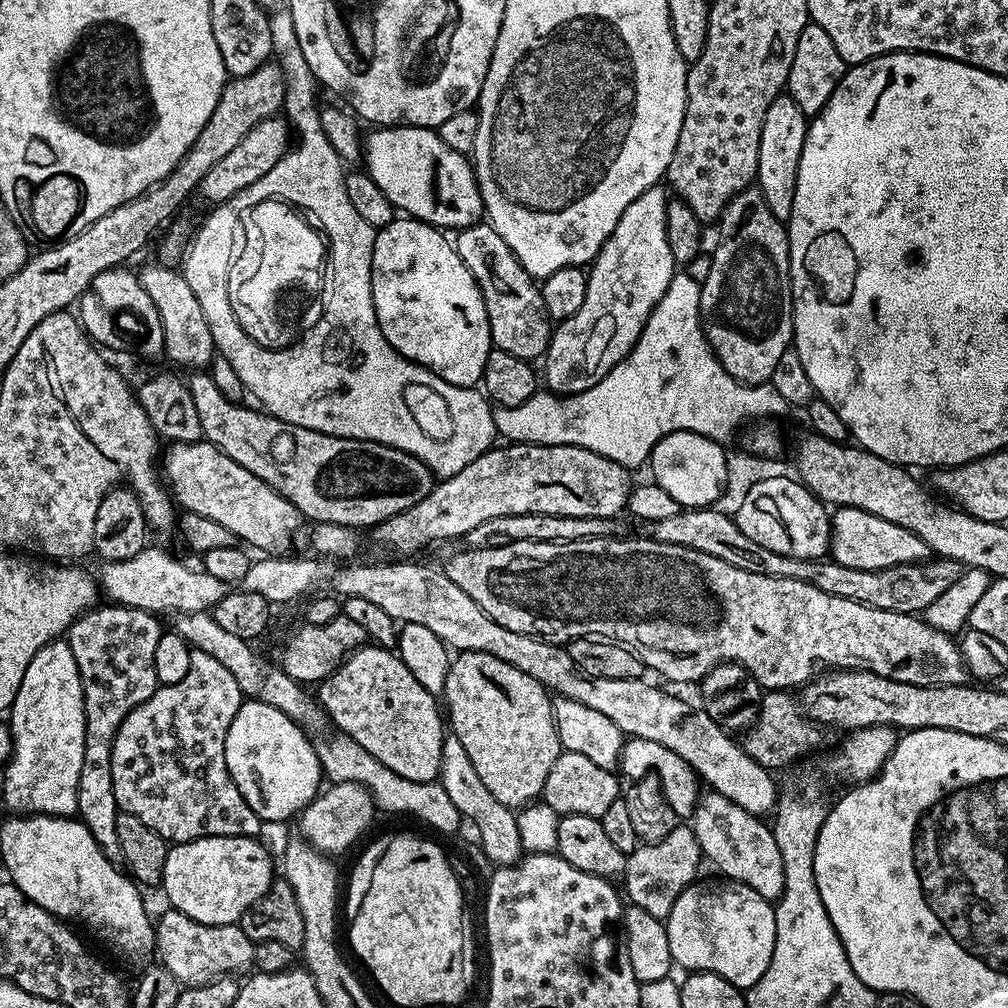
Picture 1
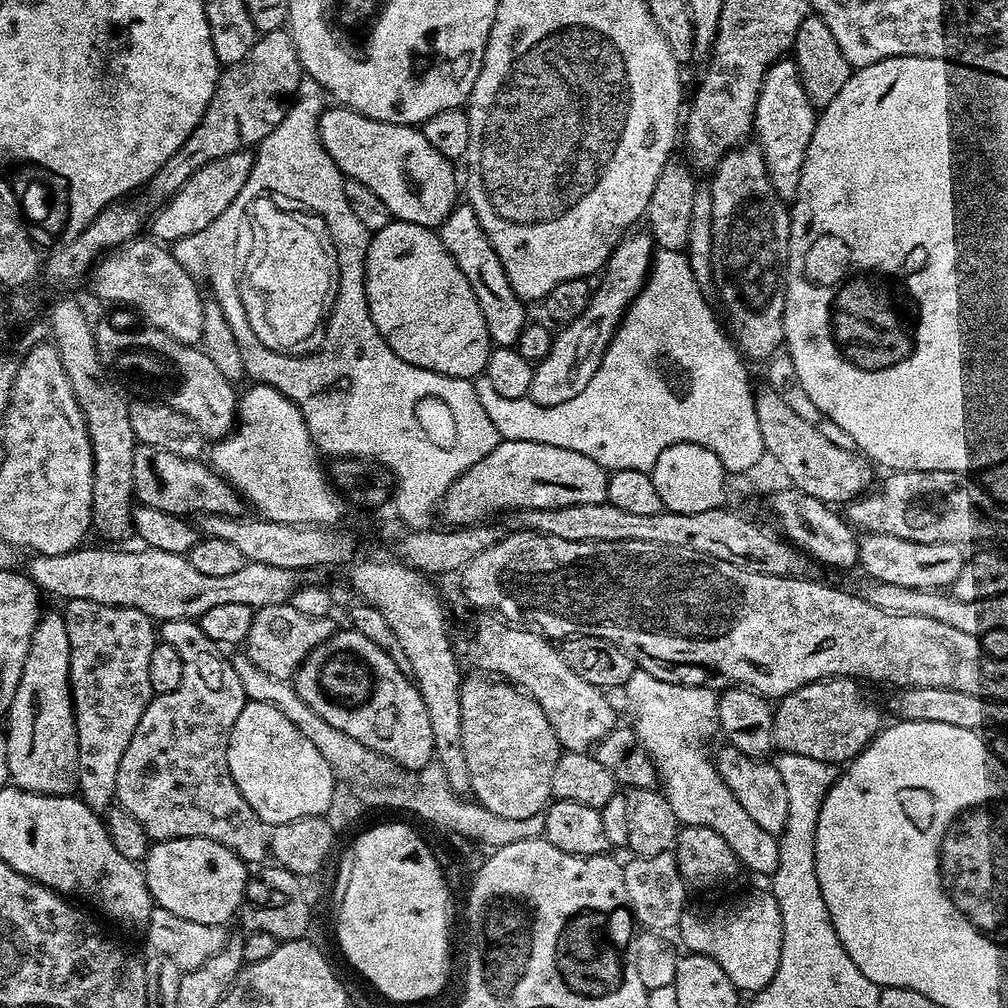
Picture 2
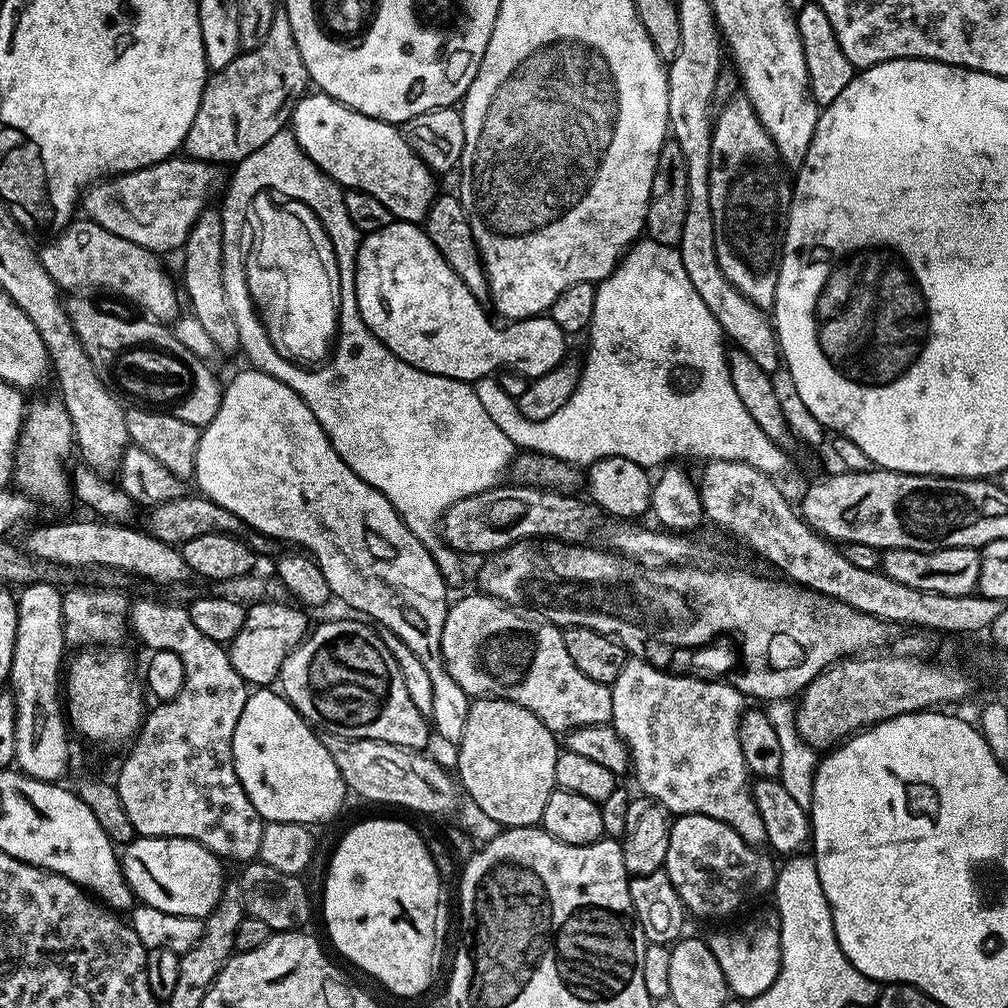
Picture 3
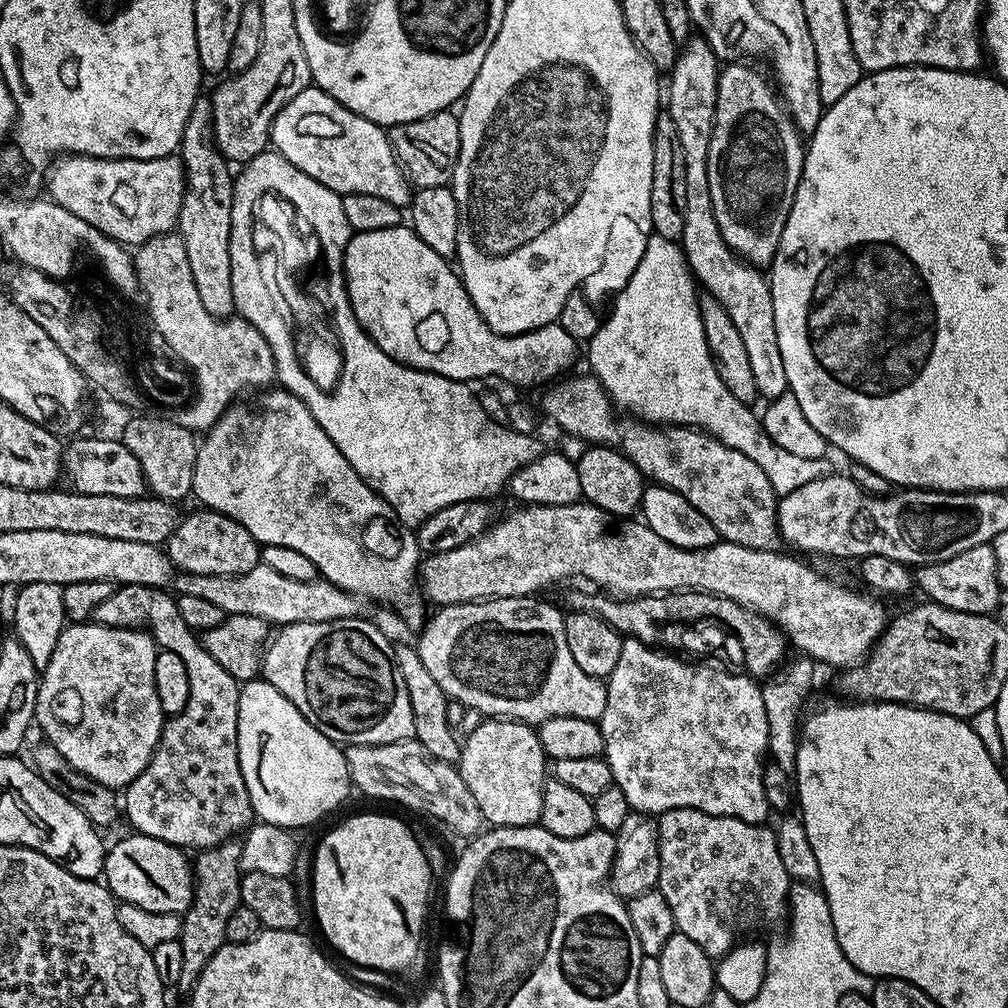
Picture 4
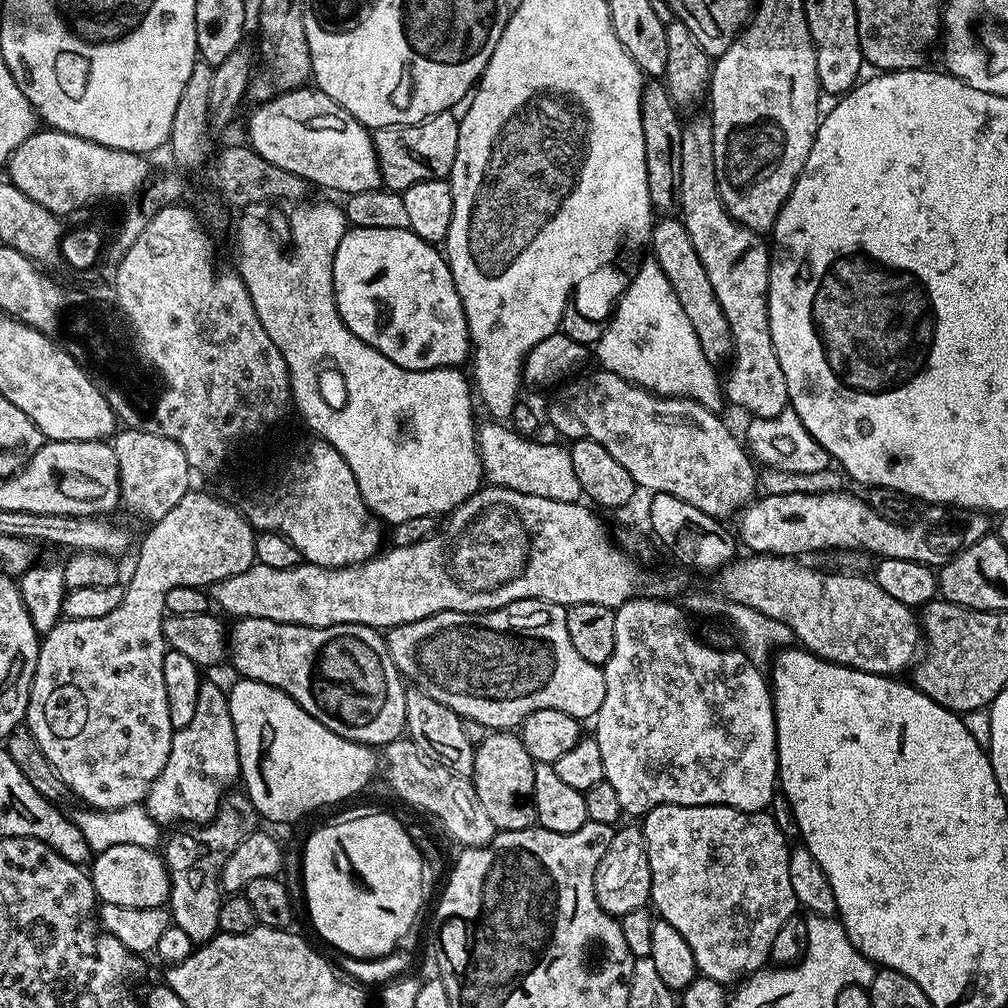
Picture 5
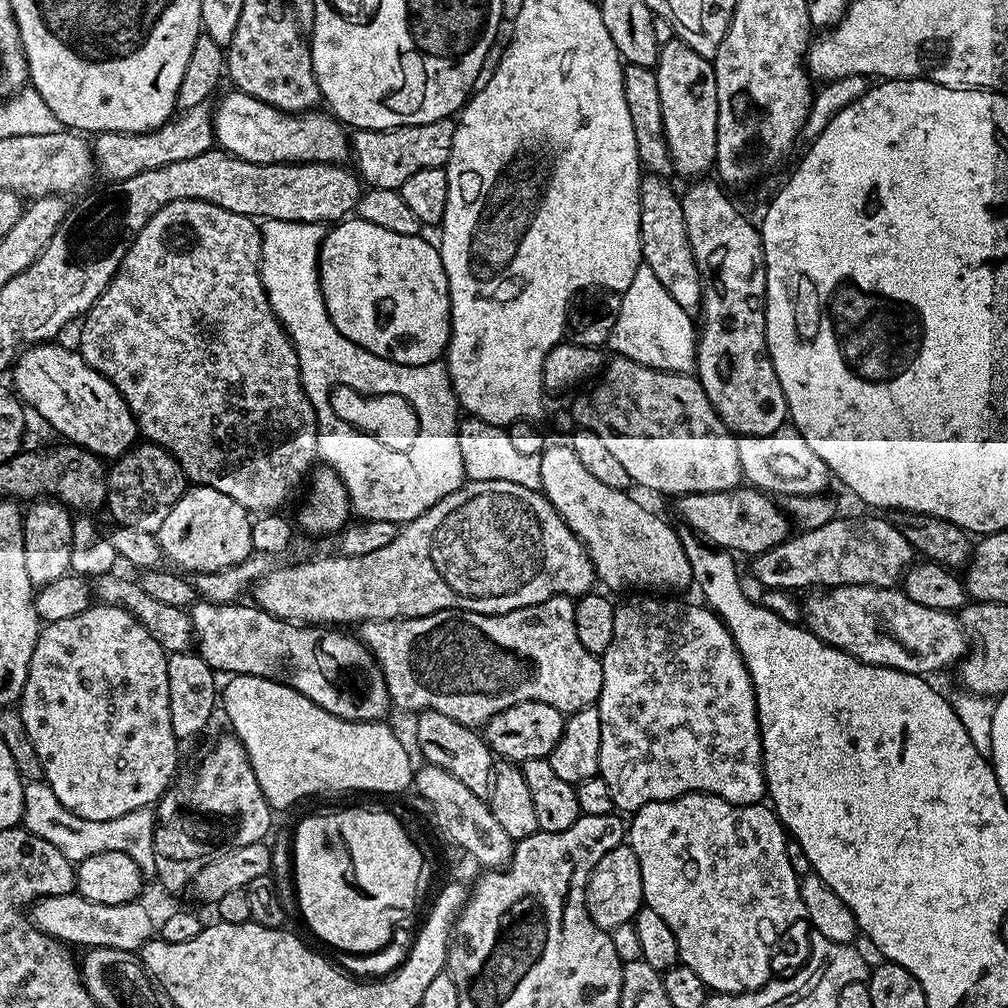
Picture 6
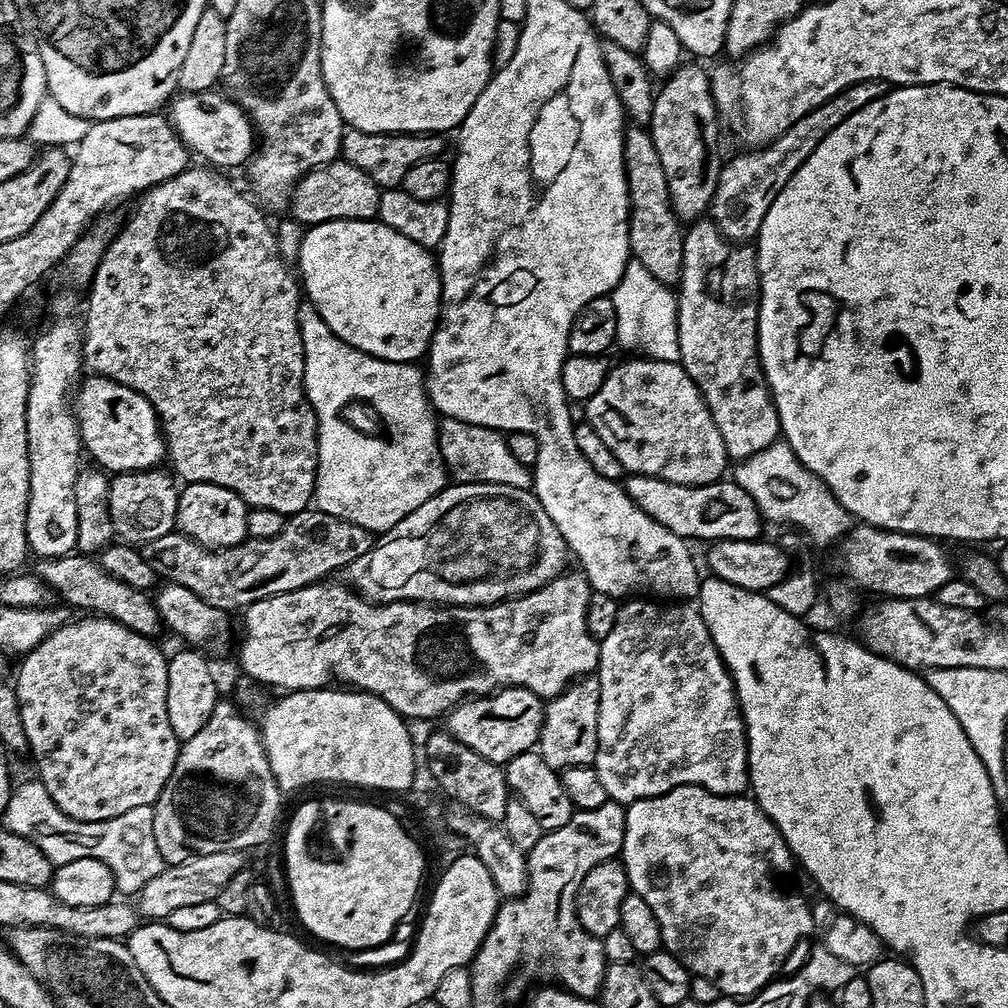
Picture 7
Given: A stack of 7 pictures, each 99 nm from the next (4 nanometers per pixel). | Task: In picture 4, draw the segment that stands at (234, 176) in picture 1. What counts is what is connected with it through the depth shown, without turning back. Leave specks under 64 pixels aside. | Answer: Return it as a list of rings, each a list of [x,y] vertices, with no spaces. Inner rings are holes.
[[[64,154],[47,169],[46,175],[47,195],[58,206],[70,210],[70,214],[78,214],[82,222],[90,222],[90,226],[125,246],[139,246],[179,225],[184,198],[184,164],[179,155],[149,160],[107,160]]]

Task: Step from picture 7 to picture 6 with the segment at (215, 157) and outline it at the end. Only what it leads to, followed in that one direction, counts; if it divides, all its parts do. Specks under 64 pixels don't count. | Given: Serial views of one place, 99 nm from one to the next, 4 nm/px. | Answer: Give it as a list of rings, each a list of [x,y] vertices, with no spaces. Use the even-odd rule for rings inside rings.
[[[232,90],[229,93],[229,96],[219,97],[220,105],[214,108],[214,123],[215,143],[231,156],[255,164],[344,164],[349,159],[349,133],[345,125],[327,111],[309,110],[289,114],[245,92]]]

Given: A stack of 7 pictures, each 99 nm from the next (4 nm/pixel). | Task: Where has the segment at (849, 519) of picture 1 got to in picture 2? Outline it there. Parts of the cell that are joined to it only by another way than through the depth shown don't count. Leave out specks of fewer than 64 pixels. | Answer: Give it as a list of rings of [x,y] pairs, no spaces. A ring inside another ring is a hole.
[[[870,532],[859,537],[860,562],[869,581],[903,588],[951,589],[962,574],[966,552],[959,544],[946,542],[910,542],[910,538],[894,538],[894,534]]]

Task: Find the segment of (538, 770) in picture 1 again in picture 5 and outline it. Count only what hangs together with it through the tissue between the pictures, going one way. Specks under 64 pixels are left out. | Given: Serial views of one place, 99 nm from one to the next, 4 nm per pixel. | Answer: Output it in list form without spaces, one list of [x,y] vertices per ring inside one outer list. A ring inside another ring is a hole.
[[[496,730],[484,741],[475,745],[474,770],[470,777],[476,787],[478,802],[486,809],[490,822],[501,832],[531,828],[536,824],[536,808],[532,804],[534,794],[534,770],[536,764],[530,758],[519,735],[508,730]]]

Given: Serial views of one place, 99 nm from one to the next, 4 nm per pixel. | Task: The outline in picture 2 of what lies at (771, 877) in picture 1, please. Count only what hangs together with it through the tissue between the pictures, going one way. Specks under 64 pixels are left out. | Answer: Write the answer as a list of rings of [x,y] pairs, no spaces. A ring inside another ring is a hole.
[[[637,670],[624,683],[622,695],[628,699],[632,716],[636,719],[636,738],[656,765],[659,783],[670,806],[674,806],[677,821],[684,826],[706,826],[722,834],[747,871],[749,868],[752,872],[775,872],[779,839],[762,830],[762,826],[758,826],[758,822],[754,822],[754,818],[742,810],[738,798],[730,794],[730,786],[722,782],[713,757],[707,756],[700,745],[704,736],[717,735],[718,732],[717,693],[712,693],[708,688],[695,688],[692,684],[662,682],[648,672]]]

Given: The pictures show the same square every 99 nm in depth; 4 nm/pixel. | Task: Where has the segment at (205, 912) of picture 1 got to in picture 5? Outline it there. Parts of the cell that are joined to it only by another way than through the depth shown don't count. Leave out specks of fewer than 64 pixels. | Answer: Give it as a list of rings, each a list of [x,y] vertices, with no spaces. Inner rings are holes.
[[[129,844],[110,846],[110,850],[95,853],[90,864],[90,875],[100,904],[135,908],[159,908],[167,905],[170,878],[159,851]]]

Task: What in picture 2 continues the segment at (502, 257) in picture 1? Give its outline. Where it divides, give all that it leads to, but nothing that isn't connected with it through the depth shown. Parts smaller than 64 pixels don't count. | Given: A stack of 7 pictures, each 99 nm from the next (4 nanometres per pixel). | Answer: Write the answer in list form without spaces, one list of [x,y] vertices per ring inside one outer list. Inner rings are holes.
[[[466,202],[457,203],[449,216],[440,223],[438,235],[445,250],[452,255],[458,270],[462,270],[462,274],[470,282],[474,298],[478,298],[478,306],[486,318],[489,341],[502,348],[519,345],[524,323],[528,320],[527,314],[524,313],[525,301],[521,300],[519,294],[510,286],[510,278],[506,278],[506,270],[494,246],[486,238],[472,207]]]

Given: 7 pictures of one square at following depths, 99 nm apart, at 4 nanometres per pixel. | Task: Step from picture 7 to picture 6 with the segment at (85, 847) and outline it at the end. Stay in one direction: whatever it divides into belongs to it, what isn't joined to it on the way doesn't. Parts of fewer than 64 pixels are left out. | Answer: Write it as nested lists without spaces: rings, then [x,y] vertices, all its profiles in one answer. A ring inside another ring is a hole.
[[[43,779],[30,780],[24,785],[24,818],[22,824],[38,838],[46,838],[46,842],[50,842],[50,846],[58,846],[58,850],[62,850],[62,854],[66,854],[66,858],[70,861],[79,862],[94,854],[118,850],[122,854],[130,854],[130,858],[134,858],[134,862],[141,872],[152,874],[156,871],[154,866],[156,821],[151,807],[139,808],[130,814],[122,814],[122,818],[110,818],[106,822],[90,822],[86,818],[78,818],[78,814],[66,810],[62,806],[62,802],[58,802],[58,798],[54,798],[54,790],[50,790],[50,786],[45,784]]]

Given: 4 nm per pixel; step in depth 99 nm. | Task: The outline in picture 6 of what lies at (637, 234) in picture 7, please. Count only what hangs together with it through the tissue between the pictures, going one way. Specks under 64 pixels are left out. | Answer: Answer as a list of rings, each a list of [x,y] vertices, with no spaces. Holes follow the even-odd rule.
[[[644,174],[640,177],[640,255],[642,263],[654,270],[666,294],[670,294],[682,310],[696,314],[700,312],[704,287],[690,250],[690,238],[686,234],[681,193],[675,192],[668,183],[662,176]]]

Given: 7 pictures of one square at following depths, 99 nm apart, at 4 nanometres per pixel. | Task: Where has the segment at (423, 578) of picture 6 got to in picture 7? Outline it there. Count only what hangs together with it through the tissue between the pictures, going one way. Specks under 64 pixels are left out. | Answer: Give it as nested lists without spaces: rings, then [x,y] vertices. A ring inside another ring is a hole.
[[[452,482],[442,489],[434,498],[422,502],[418,510],[406,514],[398,526],[391,528],[386,533],[386,538],[381,542],[373,543],[362,558],[357,558],[355,562],[350,562],[350,566],[343,569],[342,580],[356,595],[363,597],[373,604],[389,604],[390,602],[406,602],[411,600],[417,604],[431,604],[433,606],[479,606],[481,604],[497,604],[499,600],[512,600],[516,596],[525,596],[528,592],[538,590],[546,582],[550,582],[554,577],[561,575],[565,571],[564,563],[570,556],[570,544],[564,541],[565,533],[558,526],[554,526],[552,515],[544,509],[542,502],[536,497],[535,491],[526,489],[516,489],[514,486],[489,484],[489,483],[457,483]]]

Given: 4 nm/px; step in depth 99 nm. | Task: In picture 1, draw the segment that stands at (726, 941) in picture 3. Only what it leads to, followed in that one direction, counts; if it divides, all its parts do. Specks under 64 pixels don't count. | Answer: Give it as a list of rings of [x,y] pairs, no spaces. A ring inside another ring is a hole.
[[[724,878],[717,884],[691,884],[678,902],[674,902],[674,910],[670,910],[666,923],[672,963],[679,967],[681,964],[688,972],[713,972],[735,988],[747,990],[758,983],[762,974],[766,974],[766,966],[770,966],[776,941],[776,909],[758,890],[750,890],[750,886]]]

